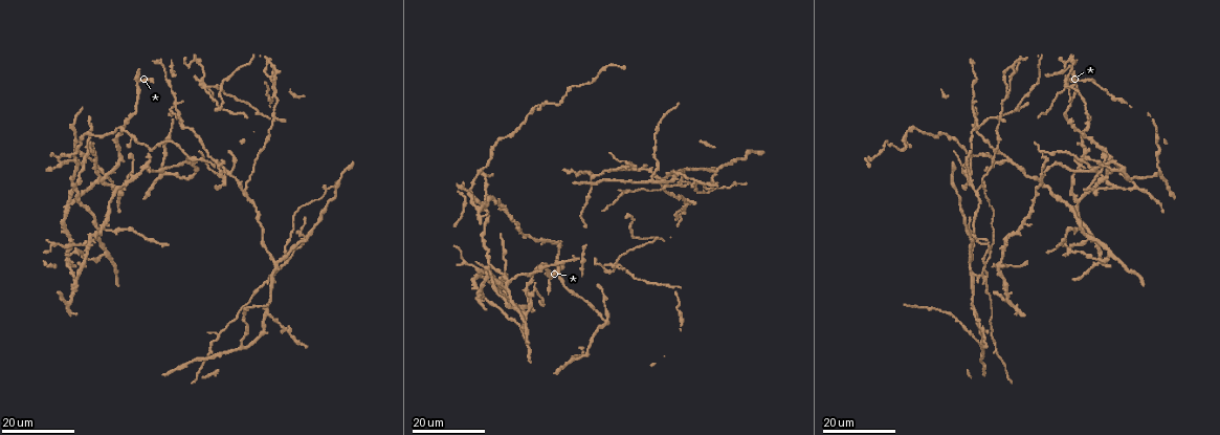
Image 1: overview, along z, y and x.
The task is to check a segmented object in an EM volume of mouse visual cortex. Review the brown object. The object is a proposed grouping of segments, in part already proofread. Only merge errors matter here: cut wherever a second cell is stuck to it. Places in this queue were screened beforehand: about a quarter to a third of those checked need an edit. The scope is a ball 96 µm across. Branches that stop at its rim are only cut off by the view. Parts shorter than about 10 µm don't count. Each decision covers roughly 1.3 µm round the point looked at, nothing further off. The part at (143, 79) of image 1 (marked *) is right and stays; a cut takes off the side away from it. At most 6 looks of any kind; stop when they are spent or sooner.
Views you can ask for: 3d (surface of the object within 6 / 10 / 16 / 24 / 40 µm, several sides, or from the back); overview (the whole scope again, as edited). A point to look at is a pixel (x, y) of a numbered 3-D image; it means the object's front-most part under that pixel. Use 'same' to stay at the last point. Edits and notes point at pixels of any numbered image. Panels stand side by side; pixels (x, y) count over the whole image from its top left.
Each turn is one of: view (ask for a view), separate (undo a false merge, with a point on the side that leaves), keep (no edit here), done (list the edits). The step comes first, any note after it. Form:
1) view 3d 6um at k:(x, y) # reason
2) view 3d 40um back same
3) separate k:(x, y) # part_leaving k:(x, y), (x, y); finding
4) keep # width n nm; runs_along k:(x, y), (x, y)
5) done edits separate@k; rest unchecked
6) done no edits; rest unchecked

view 3d 16um at 1:(222, 168) # small branch off a trunk

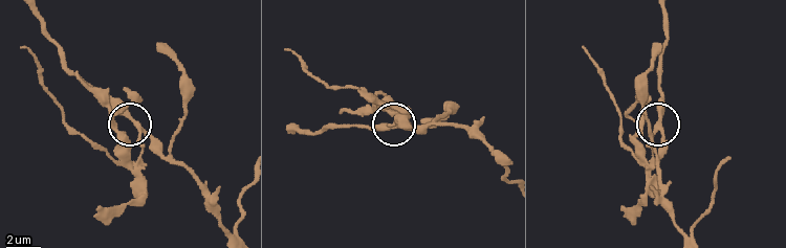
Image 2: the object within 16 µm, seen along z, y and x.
view 3d 10um at 2:(139, 129)

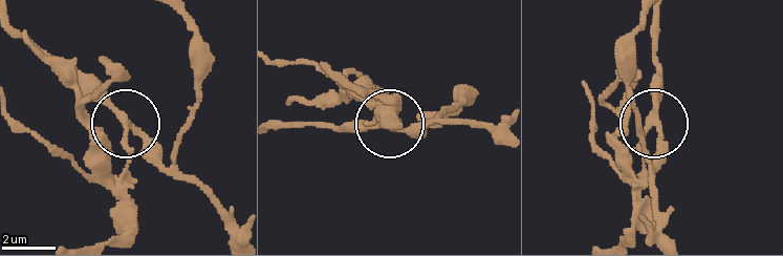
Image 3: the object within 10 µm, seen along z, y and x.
separate 3:(630, 158) # width 220 nm; two cells meet here

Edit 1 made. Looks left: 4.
view 3d 16um at 1:(978, 192) # branch point

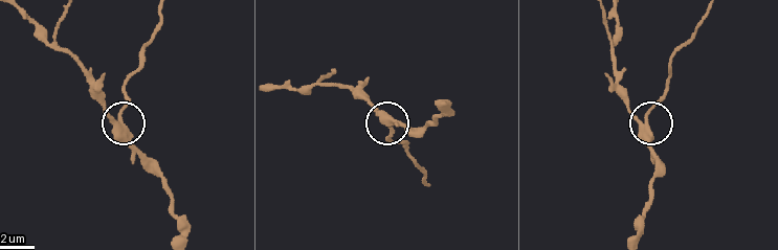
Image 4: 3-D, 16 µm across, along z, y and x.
view 3d 10um at 4:(647, 124)

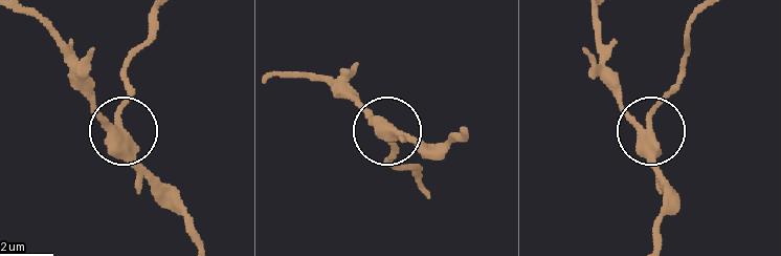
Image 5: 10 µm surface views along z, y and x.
separate 5:(128, 89) # width 330 nm; part_leaving 5:(116, 122), (130, 90), (126, 64), (148, 37), (150, 16); a second cell is stuck on

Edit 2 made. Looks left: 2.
done edits separate@3, separate@5; rest unchecked

